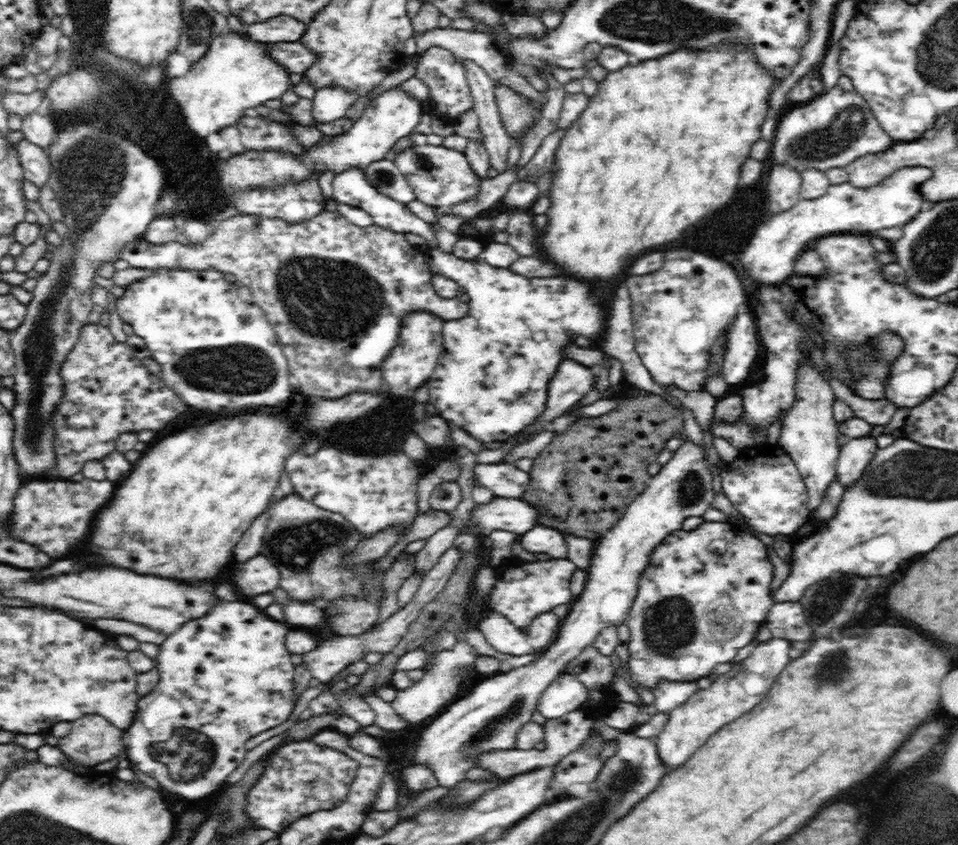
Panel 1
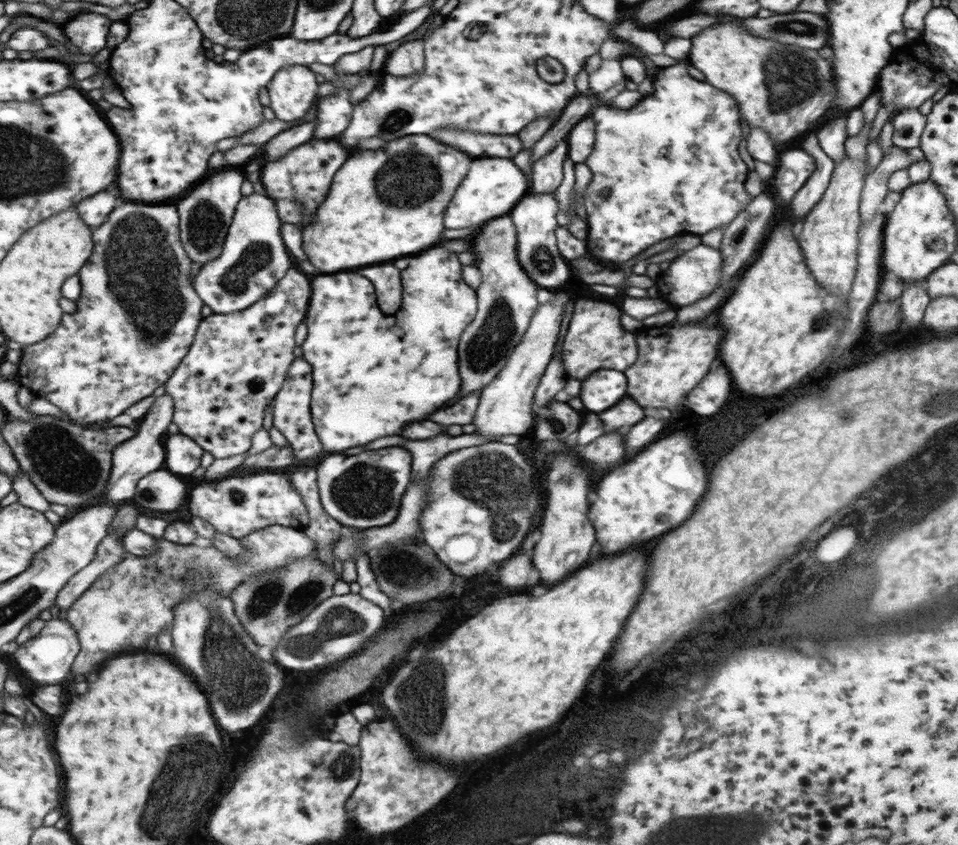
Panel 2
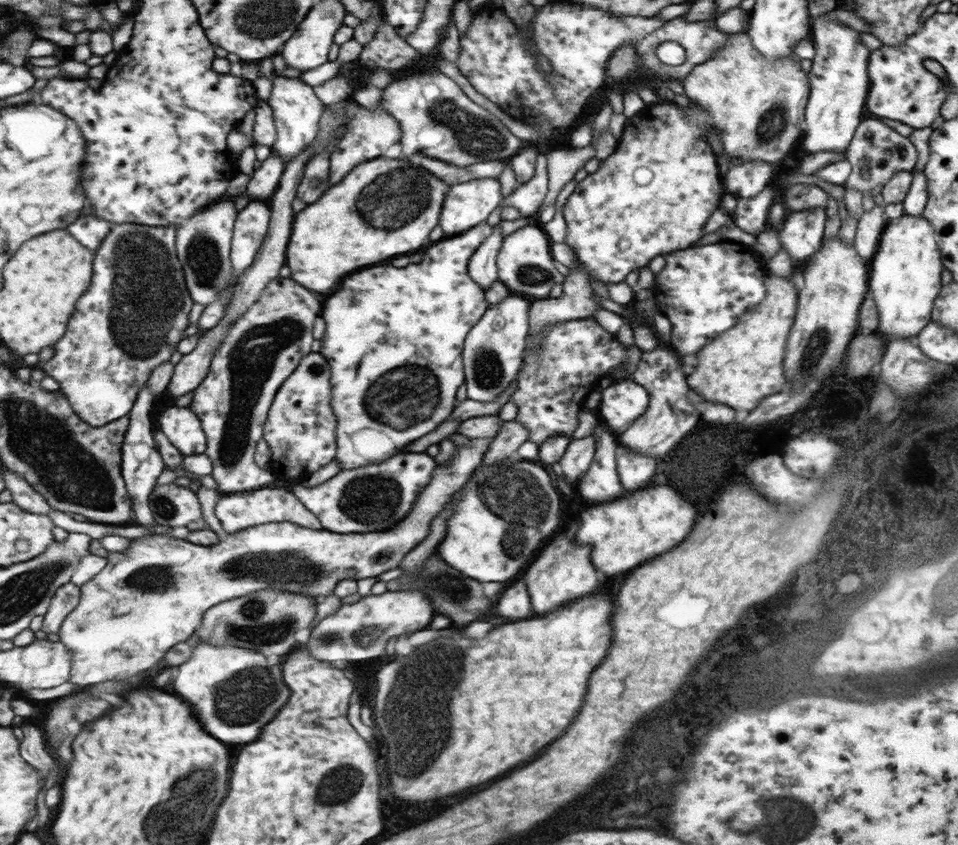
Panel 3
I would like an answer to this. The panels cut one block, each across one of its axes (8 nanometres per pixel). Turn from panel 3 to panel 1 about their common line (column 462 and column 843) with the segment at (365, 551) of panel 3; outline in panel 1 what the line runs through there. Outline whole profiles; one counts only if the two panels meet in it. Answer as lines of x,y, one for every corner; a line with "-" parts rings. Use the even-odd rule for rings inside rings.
872,433
851,438
841,446
835,466
840,485
851,486
852,482
856,482
878,449

